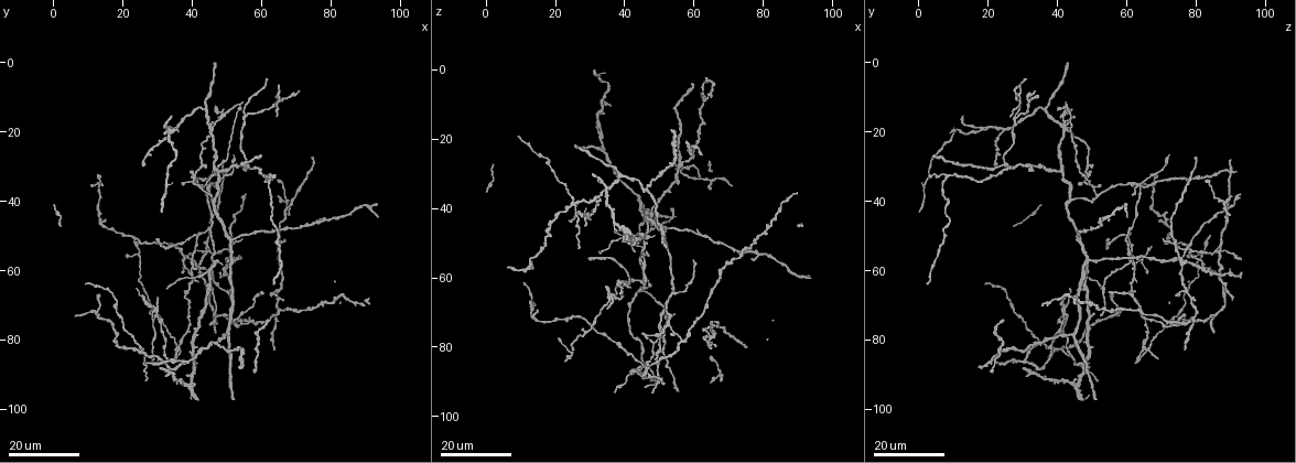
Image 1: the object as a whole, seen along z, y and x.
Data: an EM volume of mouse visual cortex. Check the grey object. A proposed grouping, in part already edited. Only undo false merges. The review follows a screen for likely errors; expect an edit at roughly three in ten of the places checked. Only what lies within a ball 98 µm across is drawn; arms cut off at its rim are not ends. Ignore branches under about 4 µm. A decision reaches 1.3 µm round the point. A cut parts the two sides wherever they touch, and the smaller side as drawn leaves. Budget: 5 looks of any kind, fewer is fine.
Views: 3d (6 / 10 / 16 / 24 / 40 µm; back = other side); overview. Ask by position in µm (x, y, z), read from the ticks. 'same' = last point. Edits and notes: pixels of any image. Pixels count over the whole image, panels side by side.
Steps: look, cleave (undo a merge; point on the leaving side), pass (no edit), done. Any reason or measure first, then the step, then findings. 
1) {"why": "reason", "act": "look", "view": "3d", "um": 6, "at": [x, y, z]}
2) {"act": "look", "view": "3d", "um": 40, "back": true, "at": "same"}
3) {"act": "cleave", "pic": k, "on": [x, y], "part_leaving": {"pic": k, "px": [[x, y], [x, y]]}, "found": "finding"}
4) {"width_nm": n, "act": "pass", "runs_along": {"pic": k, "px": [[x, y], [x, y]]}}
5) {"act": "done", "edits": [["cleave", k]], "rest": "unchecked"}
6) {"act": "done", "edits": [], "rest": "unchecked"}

{"why": "arms run side by side", "act": "look", "view": "3d", "um": 24, "at": [39.0, 61.0, 62.0]}

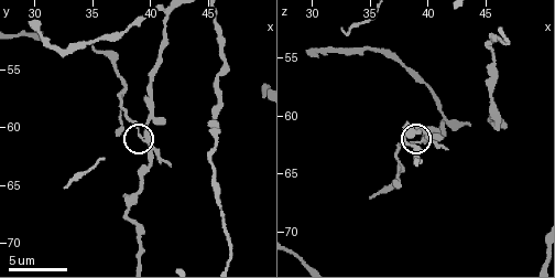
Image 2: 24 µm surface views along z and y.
{"why": "zoom in", "act": "look", "view": "3d", "um": 10, "at": [39.2, 60.6, 62.4]}

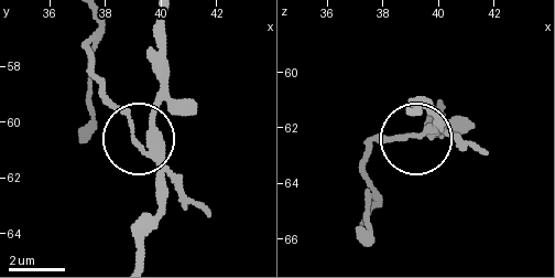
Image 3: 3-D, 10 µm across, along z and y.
{"arms": 4, "act": "cleave", "pic": 3, "on": [182, 195], "found": "two cells meet here"}

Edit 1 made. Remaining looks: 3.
{"why": "four or more arms meet", "act": "look", "view": "3d", "um": 24, "at": [25.5, 83.0, 39.0]}

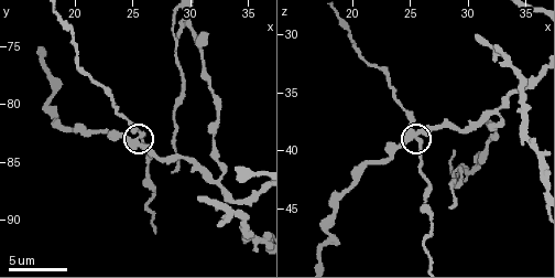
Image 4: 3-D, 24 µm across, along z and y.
{"why": "closer look", "act": "look", "view": "3d", "um": 10, "at": [25.2, 83.2, 39.0]}

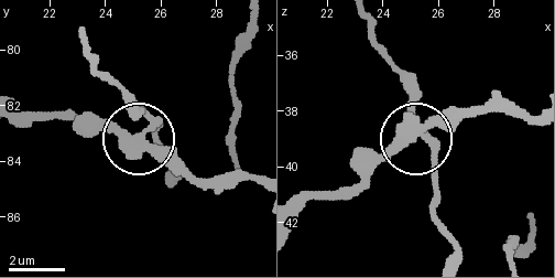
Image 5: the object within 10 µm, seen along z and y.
{"act": "cleave", "pic": 5, "on": [411, 98], "part_leaving": {"pic": 5, "px": [[420, 132], [411, 83], [370, 19]]}, "found": "a second cell is stuck on"}

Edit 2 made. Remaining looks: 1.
{"why": "three-way junction", "act": "look", "view": "3d", "um": 10, "at": [30.0, 72.6, 42.2]}

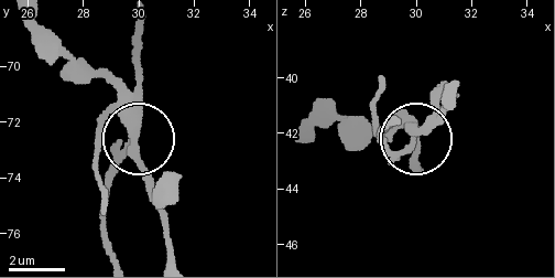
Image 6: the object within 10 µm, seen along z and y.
{"side_arm_um": 11, "act": "pass", "runs_along": {"pic": 6, "px": [[173, 259], [116, 83]]}, "found": "continuous, no second cell"}

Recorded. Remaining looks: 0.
{"act": "done", "edits": [["cleave", 3], ["cleave", 5]], "rest": "unchecked"}

